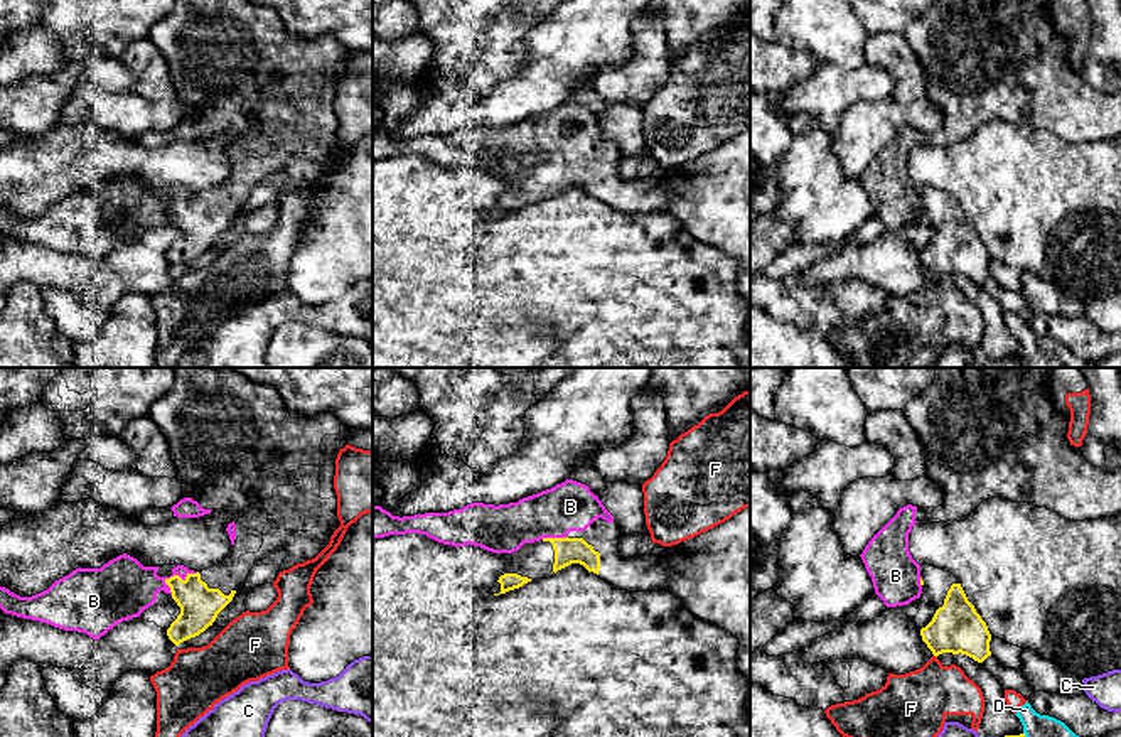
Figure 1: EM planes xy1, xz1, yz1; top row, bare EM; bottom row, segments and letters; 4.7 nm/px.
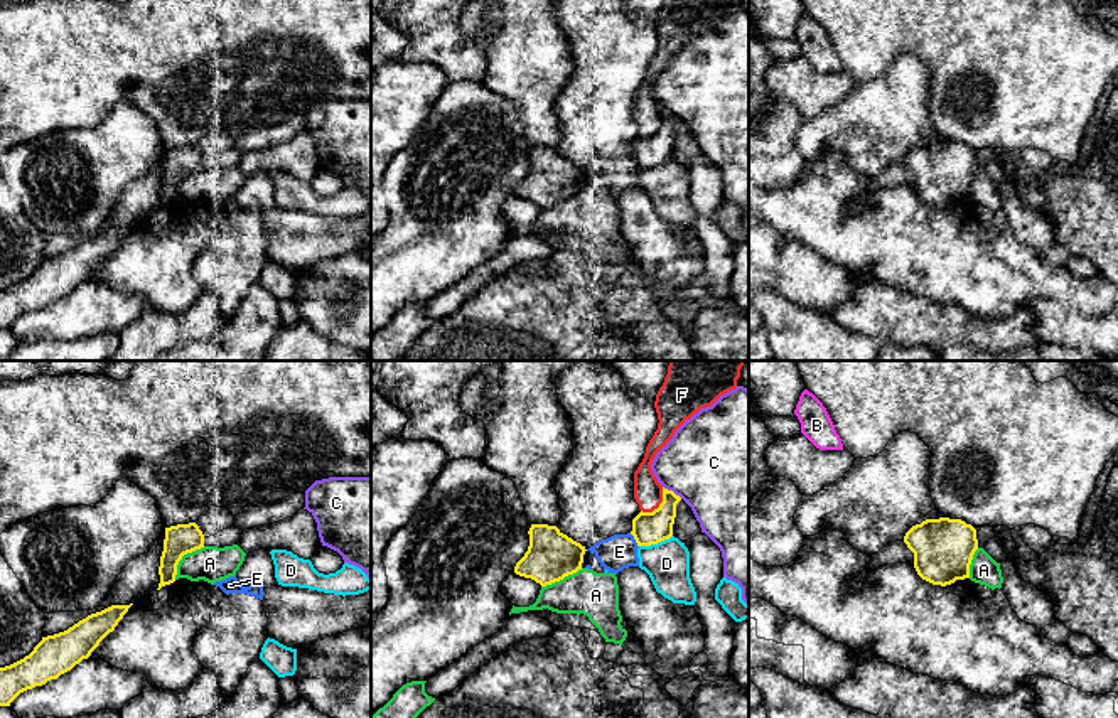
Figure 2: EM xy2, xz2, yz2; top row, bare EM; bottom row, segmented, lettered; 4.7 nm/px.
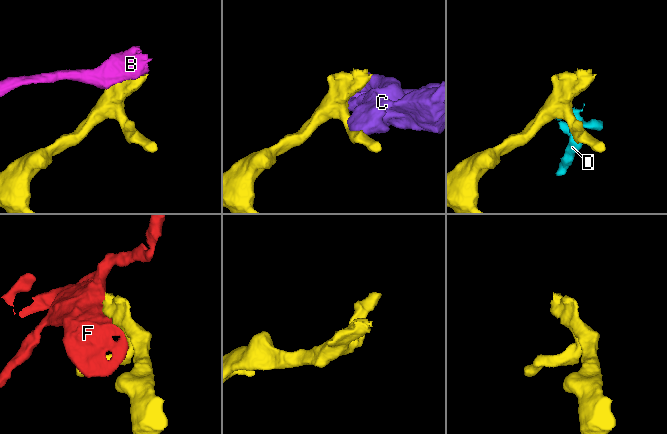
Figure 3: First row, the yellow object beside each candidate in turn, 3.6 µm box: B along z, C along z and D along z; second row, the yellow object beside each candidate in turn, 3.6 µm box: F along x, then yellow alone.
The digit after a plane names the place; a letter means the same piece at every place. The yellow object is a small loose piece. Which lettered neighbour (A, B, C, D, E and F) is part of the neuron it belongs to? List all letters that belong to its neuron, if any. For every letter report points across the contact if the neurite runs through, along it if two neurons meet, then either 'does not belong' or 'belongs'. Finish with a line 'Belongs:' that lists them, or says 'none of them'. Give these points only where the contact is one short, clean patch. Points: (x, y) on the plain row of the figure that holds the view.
A: border along xy2 (204, 169), (182, 179), (174, 201); does not belong
B: runs through xy1 (199, 228), (181, 201), (130, 209); belongs
C: does not belong
D: does not belong
E: border along xz2 (629, 155), (638, 169); does not belong
F: does not belong
Belongs: B

